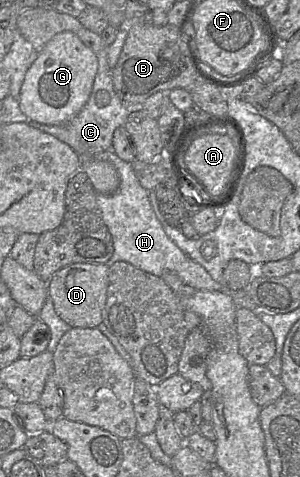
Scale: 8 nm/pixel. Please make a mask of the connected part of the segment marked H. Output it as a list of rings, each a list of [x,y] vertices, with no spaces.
[[[112,149],[93,154],[95,159],[111,163],[117,170],[120,185],[111,195],[96,193],[96,204],[102,219],[107,226],[113,241],[114,252],[106,265],[110,267],[115,262],[125,261],[145,272],[162,277],[164,272],[175,272],[189,287],[197,290],[220,291],[232,298],[237,307],[253,311],[256,304],[245,290],[233,290],[215,281],[198,263],[190,259],[165,233],[155,216],[149,201],[149,192],[143,188],[135,174],[132,164],[121,160]]]

